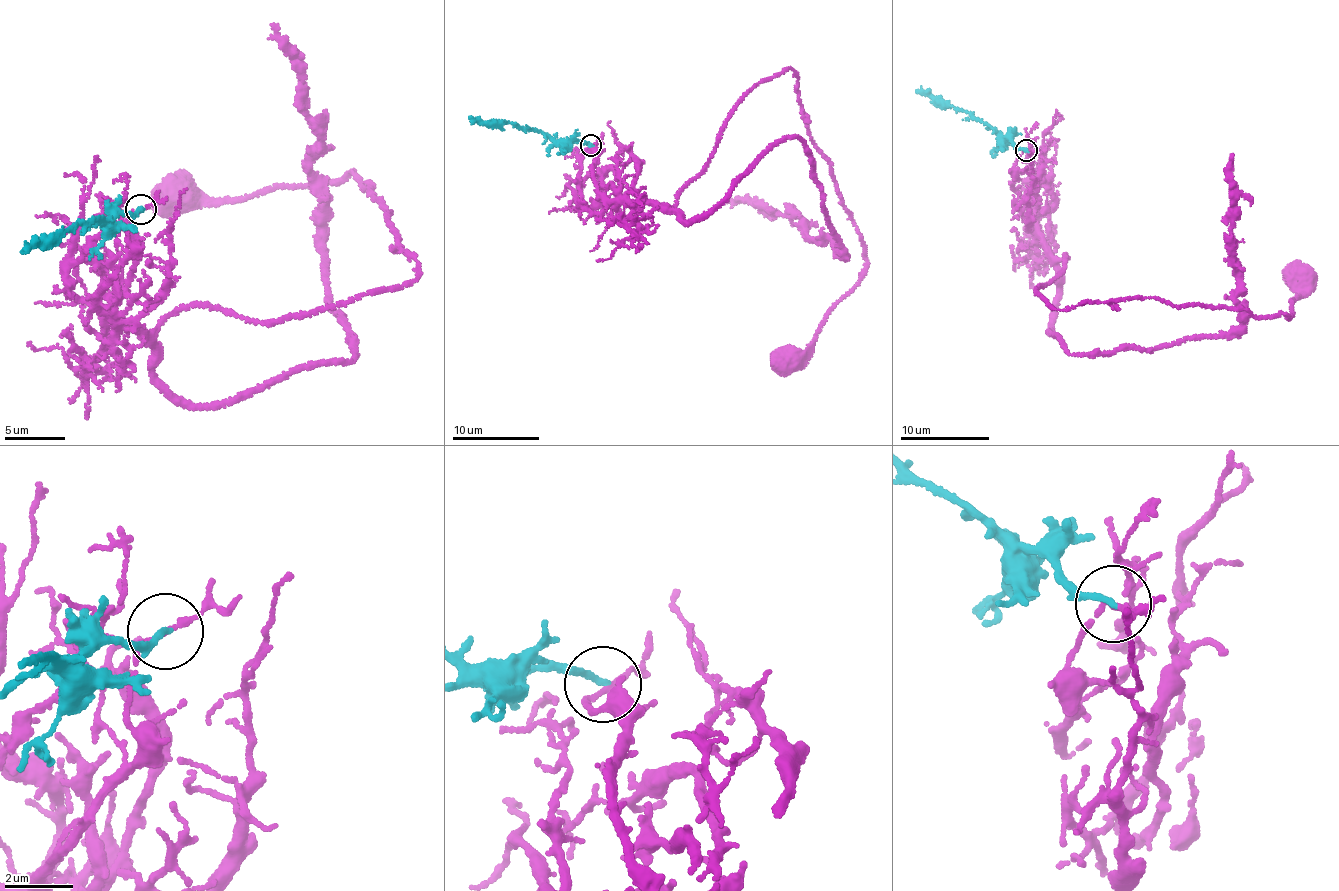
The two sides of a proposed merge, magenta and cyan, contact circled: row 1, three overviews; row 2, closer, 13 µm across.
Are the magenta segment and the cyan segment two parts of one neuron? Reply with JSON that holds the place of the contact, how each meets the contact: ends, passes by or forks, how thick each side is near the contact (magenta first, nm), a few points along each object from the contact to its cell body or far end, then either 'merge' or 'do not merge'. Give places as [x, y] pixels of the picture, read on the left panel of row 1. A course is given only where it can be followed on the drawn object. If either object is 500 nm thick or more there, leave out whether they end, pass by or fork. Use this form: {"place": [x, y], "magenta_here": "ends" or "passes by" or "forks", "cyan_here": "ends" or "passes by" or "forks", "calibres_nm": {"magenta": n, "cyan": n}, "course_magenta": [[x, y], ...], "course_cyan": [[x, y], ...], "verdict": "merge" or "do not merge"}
{"place": [141, 209], "magenta_here": "passes by", "cyan_here": "ends", "calibres_nm": {"magenta": 140, "cyan": 160}, "course_magenta": [[141, 209], [132, 257], [97, 298], [149, 332], [196, 304], [269, 324], [418, 275], [351, 172], [179, 193]], "course_cyan": [[141, 209], [78, 222], [62, 232], [39, 238], [25, 250]], "verdict": "do not merge"}

